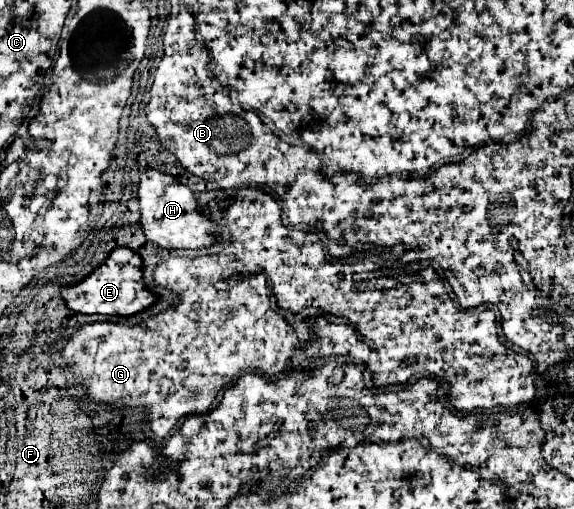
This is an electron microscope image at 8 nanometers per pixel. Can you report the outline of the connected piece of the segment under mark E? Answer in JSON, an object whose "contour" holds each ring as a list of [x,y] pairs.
{"contour":[[[114,248],[104,264],[92,270],[84,280],[64,286],[62,298],[66,306],[80,314],[108,314],[108,316],[130,316],[142,312],[154,304],[154,296],[144,288],[142,282],[142,260],[130,248]]]}

